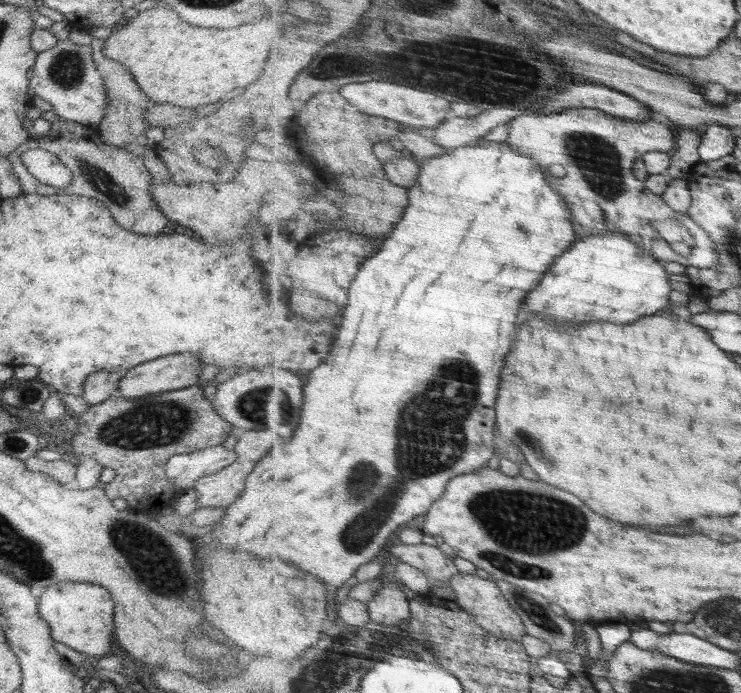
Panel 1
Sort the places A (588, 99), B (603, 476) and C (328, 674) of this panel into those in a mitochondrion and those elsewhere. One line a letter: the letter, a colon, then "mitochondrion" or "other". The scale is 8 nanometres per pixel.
A: other
B: other
C: mitochondrion

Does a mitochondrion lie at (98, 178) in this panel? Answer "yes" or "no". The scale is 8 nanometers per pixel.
yes

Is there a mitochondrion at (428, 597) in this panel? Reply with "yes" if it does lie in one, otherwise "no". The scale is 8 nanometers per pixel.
no

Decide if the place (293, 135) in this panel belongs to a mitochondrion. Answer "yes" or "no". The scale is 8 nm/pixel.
no

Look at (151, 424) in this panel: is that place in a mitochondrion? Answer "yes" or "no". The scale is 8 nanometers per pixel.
yes

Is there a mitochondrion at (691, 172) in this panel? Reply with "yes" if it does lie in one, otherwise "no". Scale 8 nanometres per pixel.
no

